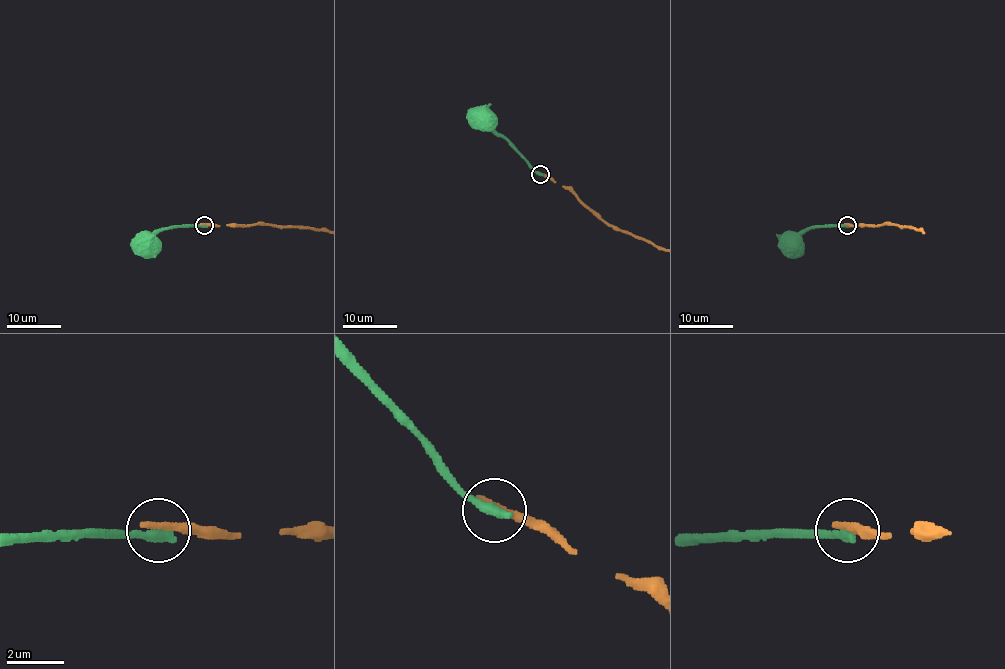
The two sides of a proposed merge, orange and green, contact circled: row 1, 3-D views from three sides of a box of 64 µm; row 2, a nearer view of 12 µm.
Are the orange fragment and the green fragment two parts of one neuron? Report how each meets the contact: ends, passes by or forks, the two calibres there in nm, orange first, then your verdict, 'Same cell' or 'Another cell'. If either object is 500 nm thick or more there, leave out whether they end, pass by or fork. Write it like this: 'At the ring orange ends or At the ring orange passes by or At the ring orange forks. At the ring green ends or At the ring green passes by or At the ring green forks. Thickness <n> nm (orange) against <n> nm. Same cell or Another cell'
At the ring orange ends. At the ring green ends. Thickness 320 nm (orange) against 400 nm. Another cell

